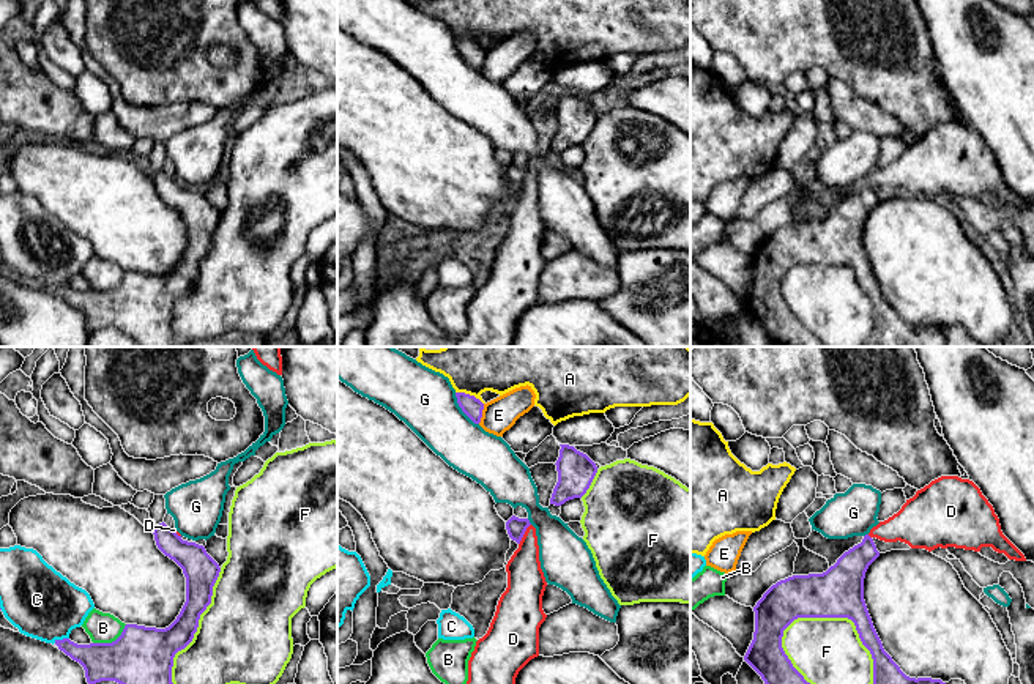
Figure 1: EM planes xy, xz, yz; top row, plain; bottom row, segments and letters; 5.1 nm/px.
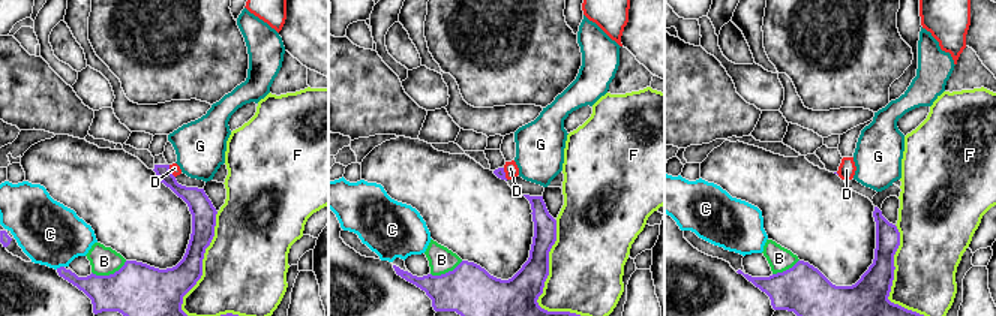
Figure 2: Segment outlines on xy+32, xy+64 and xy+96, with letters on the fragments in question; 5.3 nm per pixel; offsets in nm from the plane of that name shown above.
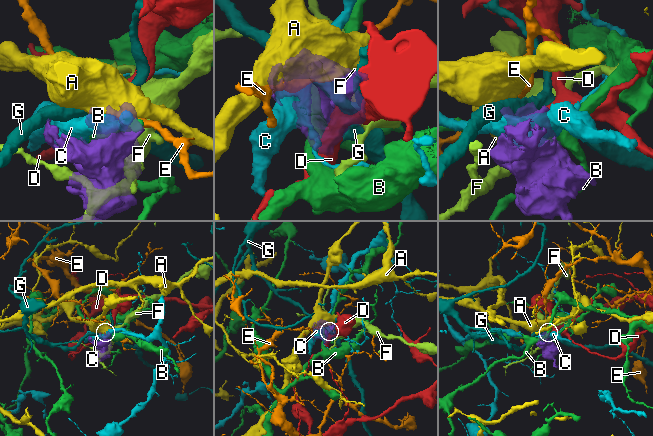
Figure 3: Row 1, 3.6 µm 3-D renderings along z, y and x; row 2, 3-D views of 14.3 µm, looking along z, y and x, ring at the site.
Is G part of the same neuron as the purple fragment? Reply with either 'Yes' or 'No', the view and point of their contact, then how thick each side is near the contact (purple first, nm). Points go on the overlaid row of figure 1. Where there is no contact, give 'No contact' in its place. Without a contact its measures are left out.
No. Touches purple at xz (462, 410). Thickness 100 nm (purple) against 300 nm

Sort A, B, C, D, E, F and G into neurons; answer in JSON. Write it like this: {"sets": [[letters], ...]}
{"sets": [["A"], ["B"], ["C"], ["D"], ["E"], ["F"], ["G"]]}

